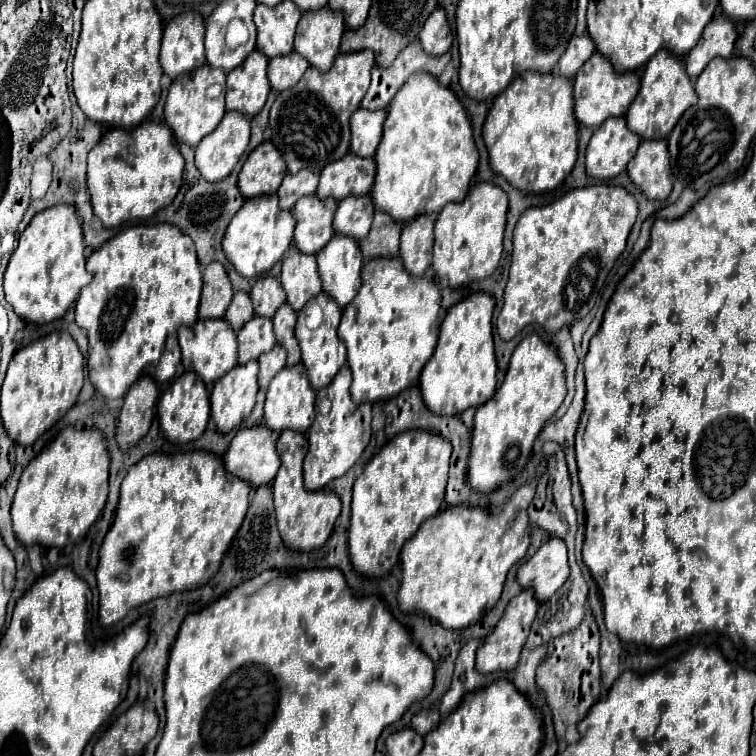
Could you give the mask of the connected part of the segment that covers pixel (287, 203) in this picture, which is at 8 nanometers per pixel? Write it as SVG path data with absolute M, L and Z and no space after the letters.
M300 170L296 176L286 176L278 188L280 208L292 208L298 198L314 194L318 188L318 174L310 170Z

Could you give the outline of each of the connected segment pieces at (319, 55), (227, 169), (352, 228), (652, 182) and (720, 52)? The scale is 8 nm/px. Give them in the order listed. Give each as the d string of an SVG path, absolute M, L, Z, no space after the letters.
M328 6L304 12L294 40L294 50L308 58L310 66L316 66L320 72L328 72L340 46L340 38L346 30L344 14Z
M226 112L220 126L196 146L196 168L208 182L226 178L242 158L250 140L250 120L238 112Z
M348 196L338 204L334 230L338 234L348 234L354 240L362 240L370 230L372 216L374 216L374 202L370 196Z
M644 140L636 158L628 162L630 180L652 200L666 200L672 192L666 140Z
M712 18L710 24L704 28L704 34L700 36L698 44L688 52L686 56L686 72L694 80L700 76L704 66L712 58L730 58L736 42L736 30L734 24L726 18Z

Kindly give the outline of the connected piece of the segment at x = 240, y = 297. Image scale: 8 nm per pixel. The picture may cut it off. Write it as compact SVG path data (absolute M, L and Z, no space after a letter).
M234 292L234 298L232 298L224 318L238 332L240 326L244 326L244 322L248 322L252 316L254 316L254 310L252 310L252 302L250 302L248 292Z

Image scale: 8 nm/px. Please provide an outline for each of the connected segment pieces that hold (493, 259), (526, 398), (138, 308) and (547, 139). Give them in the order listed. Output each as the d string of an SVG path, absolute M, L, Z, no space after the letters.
M480 182L472 186L462 202L450 202L444 206L434 228L434 274L438 278L448 278L452 288L490 276L496 270L504 250L502 240L506 228L506 212L508 196L500 186L492 182Z
M536 332L526 336L514 350L504 382L496 394L478 406L472 430L472 458L468 464L468 484L480 492L492 492L506 484L526 466L532 444L544 422L566 398L566 374L558 350L546 344Z
M155 224L155 225L139 225L132 226L128 230L118 232L114 238L110 238L104 246L100 246L98 250L94 250L86 262L86 268L90 272L94 272L94 278L88 286L82 288L78 300L76 300L76 324L86 330L88 334L88 374L90 374L90 382L94 384L94 388L106 398L106 400L116 400L122 398L128 388L136 382L136 378L140 374L152 374L156 376L158 382L166 382L174 376L176 366L180 362L180 346L176 340L176 332L180 324L188 324L192 326L192 322L198 320L198 307L200 302L200 290L202 290L202 274L200 274L200 264L196 258L196 250L192 246L192 238L188 238L184 232L180 232L176 226L172 224Z
M556 72L516 74L510 86L494 100L482 136L492 170L504 176L514 188L534 194L554 190L572 172L578 156L572 80Z

